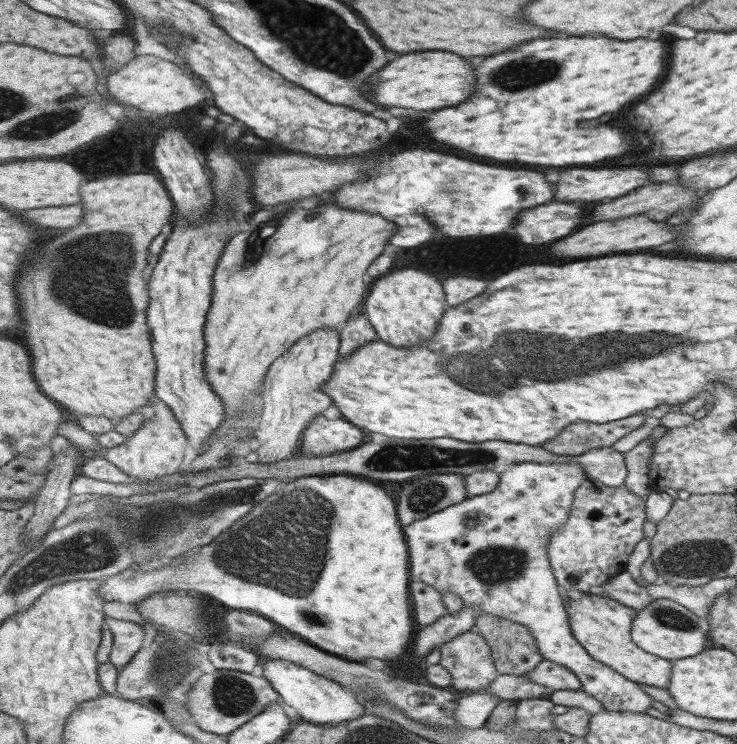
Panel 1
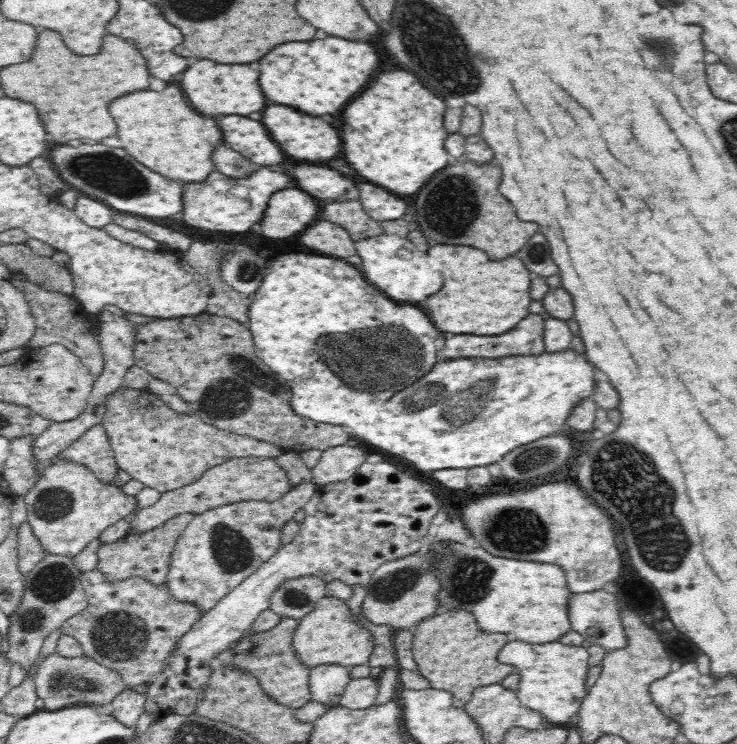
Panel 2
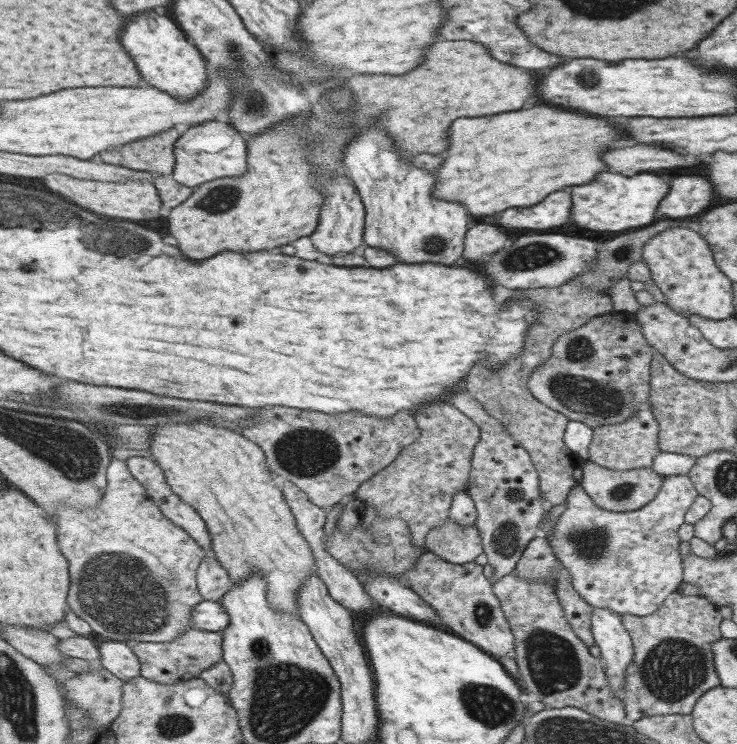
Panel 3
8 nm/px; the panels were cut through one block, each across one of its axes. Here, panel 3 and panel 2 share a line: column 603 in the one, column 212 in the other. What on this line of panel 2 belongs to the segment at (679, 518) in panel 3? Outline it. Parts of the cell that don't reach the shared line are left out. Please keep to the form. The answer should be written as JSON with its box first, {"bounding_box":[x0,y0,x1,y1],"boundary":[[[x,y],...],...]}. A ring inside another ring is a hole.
{"bounding_box":[164,480,316,614],"boundary":[[[304,480],[278,502],[234,502],[194,516],[172,552],[164,582],[168,592],[180,602],[194,604],[202,614],[212,610],[262,564],[272,560],[272,556],[284,546],[280,544],[284,524],[292,520],[294,514],[304,508],[316,492],[316,484],[312,480]]]}

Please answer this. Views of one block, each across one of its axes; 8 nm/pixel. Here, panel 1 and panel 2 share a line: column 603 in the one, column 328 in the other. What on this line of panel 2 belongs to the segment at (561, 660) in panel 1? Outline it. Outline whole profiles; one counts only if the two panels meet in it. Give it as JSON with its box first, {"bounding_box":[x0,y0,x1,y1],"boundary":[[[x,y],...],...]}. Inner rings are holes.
{"bounding_box":[310,664,352,710],"boundary":[[[320,664],[310,672],[310,692],[312,702],[328,706],[328,710],[342,706],[342,694],[352,682],[350,668],[338,664]]]}

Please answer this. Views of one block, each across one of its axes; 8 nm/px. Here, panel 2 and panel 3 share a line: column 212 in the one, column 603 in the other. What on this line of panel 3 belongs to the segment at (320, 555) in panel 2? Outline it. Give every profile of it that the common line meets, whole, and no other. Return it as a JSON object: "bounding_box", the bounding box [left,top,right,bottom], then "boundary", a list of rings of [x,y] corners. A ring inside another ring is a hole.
{"bounding_box":[591,608,633,700],"boundary":[[[593,608],[591,616],[591,634],[595,646],[599,648],[599,660],[605,660],[607,682],[613,688],[617,700],[623,698],[623,678],[625,668],[633,660],[633,642],[627,630],[623,628],[621,616],[609,608]]]}

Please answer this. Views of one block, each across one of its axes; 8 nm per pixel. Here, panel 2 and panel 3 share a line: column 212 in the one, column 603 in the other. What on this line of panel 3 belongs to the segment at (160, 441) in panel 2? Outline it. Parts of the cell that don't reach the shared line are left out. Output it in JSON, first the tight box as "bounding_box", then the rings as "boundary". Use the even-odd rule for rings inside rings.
{"bounding_box":[589,408,661,470],"boundary":[[[641,408],[637,414],[617,424],[603,424],[601,428],[593,428],[591,444],[589,444],[589,460],[597,466],[611,470],[635,470],[635,468],[651,468],[653,458],[661,452],[657,446],[659,422],[653,418],[651,408]]]}

